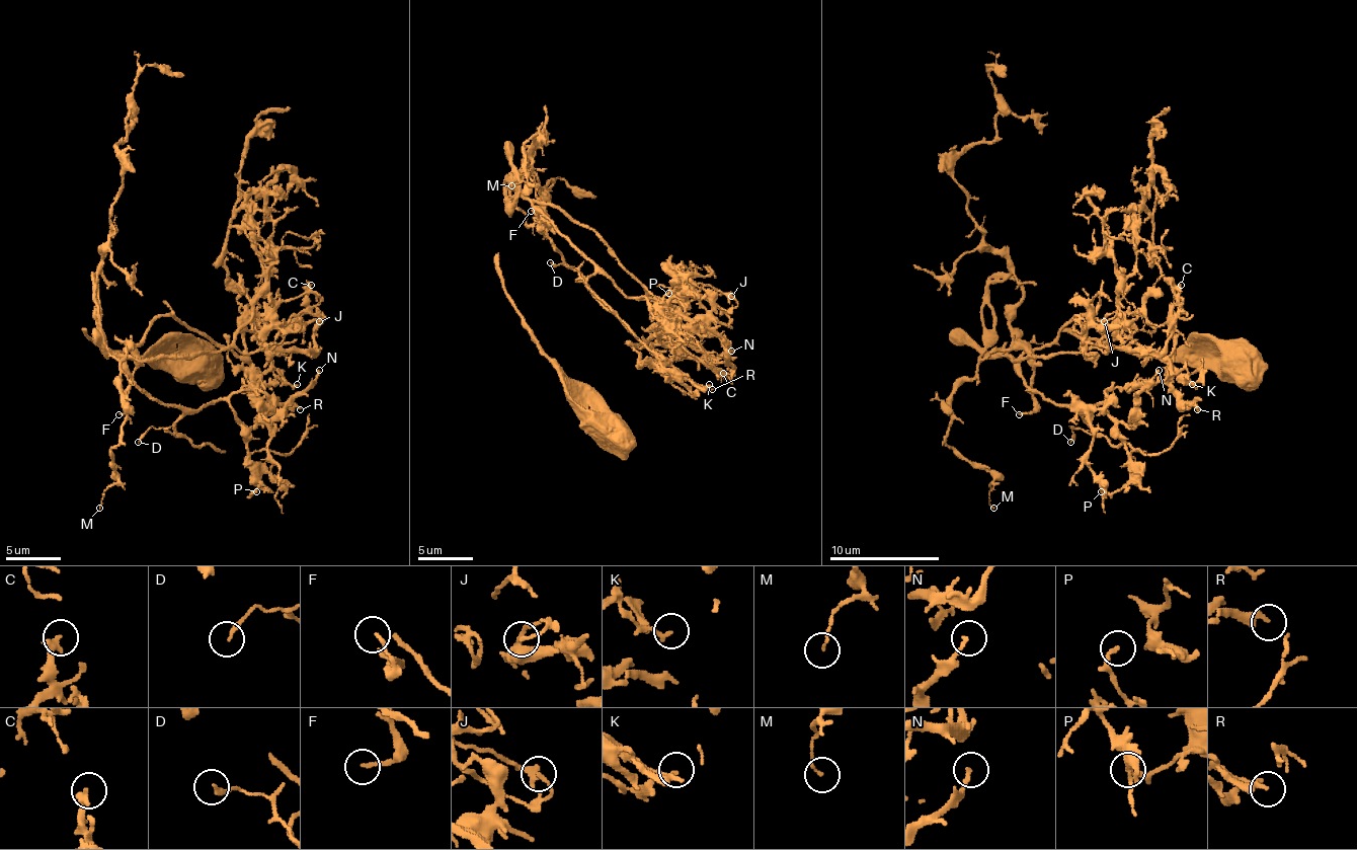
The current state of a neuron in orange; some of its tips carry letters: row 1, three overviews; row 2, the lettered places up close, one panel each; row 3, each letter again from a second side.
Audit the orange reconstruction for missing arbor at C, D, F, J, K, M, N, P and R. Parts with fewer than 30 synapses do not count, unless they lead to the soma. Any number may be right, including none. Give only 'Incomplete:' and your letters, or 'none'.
Incomplete: none

